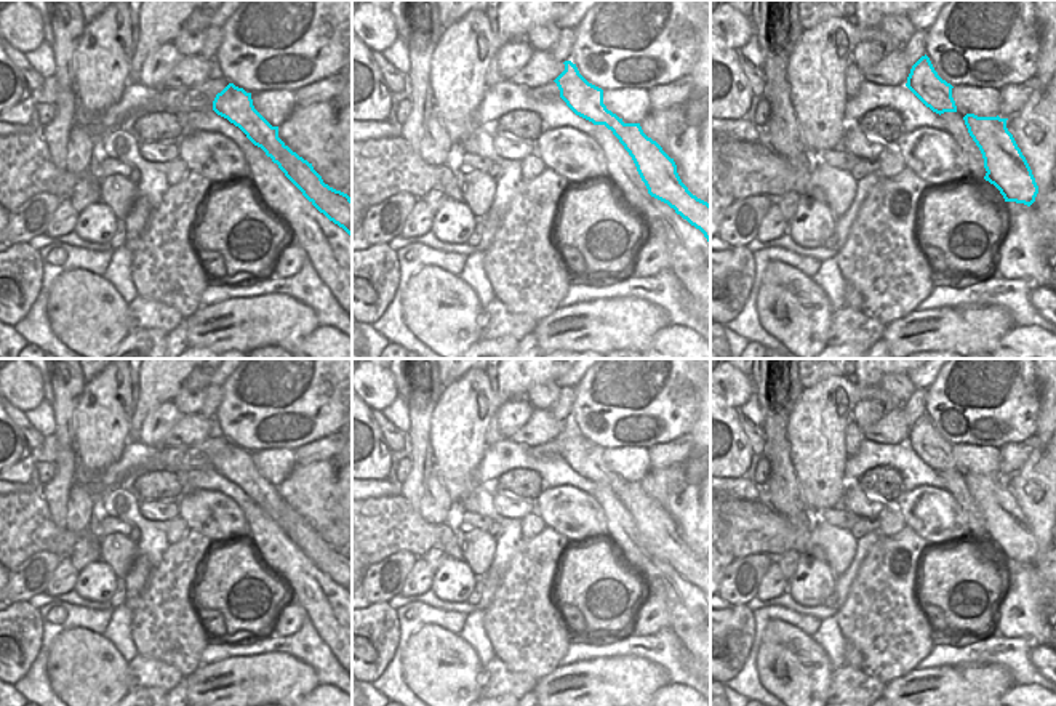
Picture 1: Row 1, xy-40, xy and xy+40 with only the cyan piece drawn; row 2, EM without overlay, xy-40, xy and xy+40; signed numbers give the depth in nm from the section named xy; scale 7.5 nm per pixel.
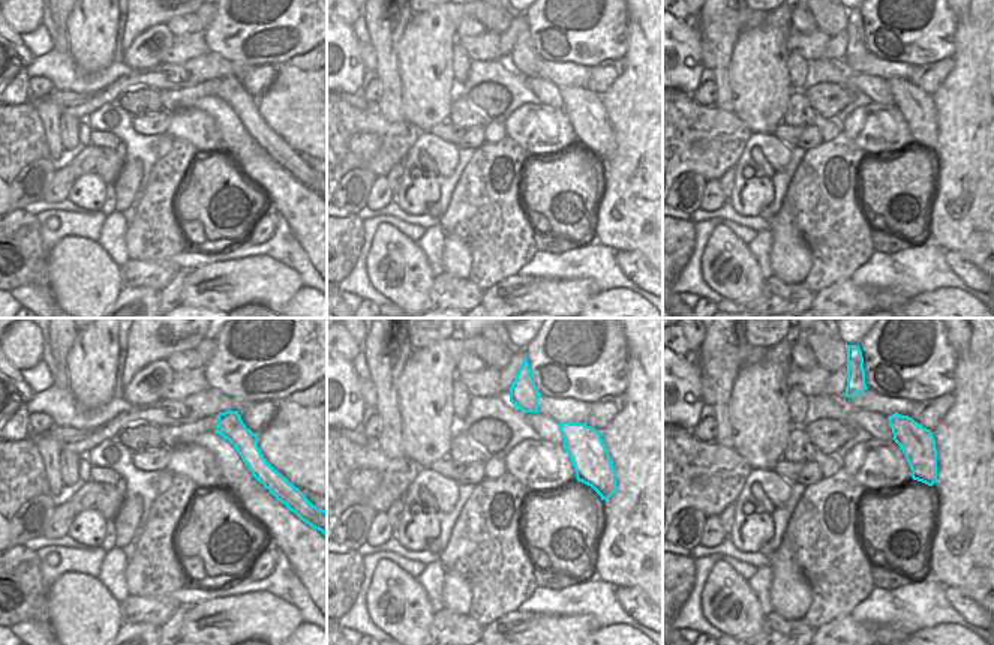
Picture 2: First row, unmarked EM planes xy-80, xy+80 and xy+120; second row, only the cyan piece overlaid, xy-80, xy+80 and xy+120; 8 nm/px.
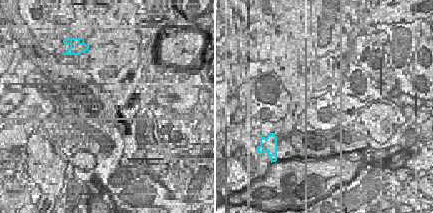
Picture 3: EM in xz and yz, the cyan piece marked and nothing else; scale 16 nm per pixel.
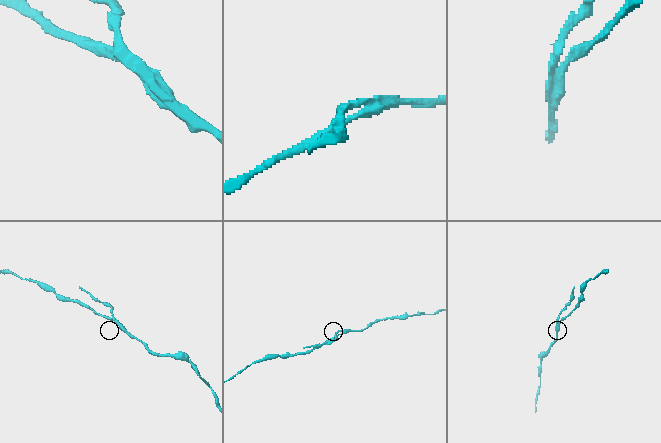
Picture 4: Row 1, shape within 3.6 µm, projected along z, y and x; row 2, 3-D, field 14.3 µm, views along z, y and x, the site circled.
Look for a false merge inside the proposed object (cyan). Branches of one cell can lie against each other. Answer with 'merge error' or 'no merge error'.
merge error

